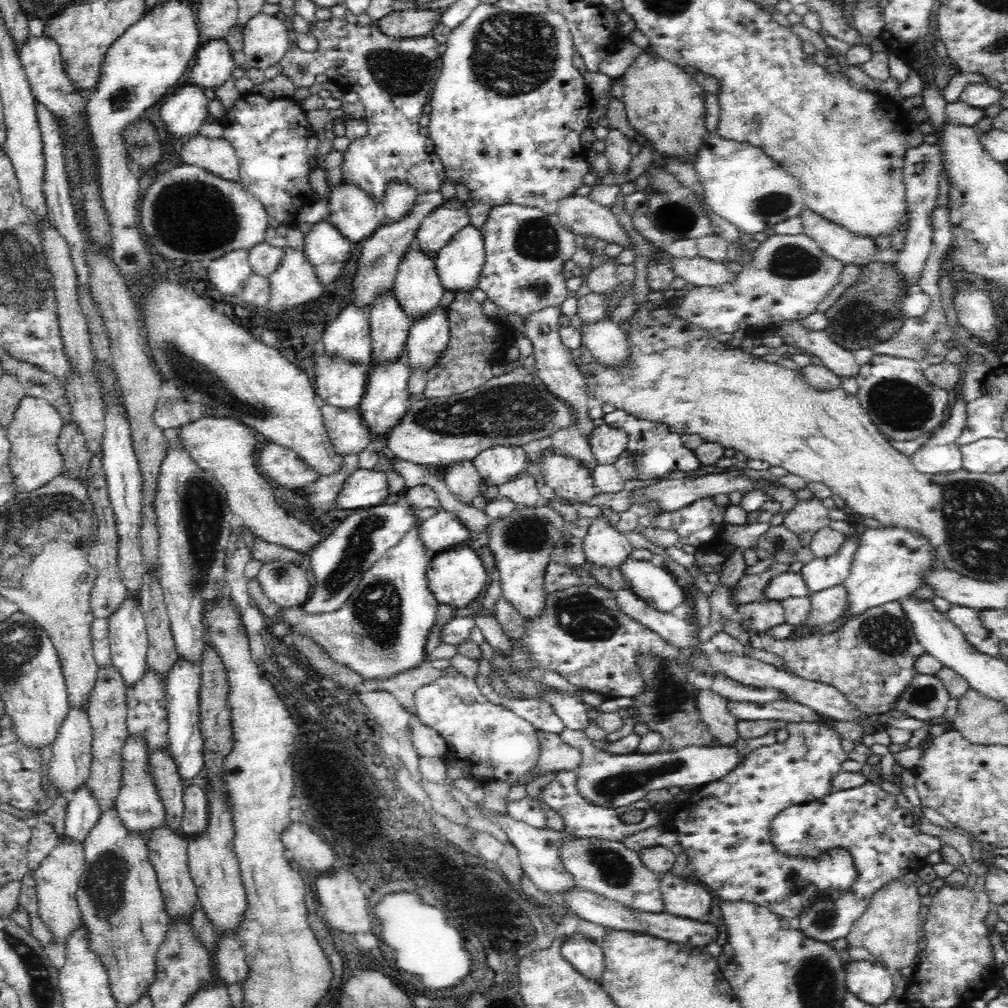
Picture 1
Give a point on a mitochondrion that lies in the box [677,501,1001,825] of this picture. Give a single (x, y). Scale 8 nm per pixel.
(887, 634)

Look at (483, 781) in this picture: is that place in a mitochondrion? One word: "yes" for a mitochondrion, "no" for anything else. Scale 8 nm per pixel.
no

